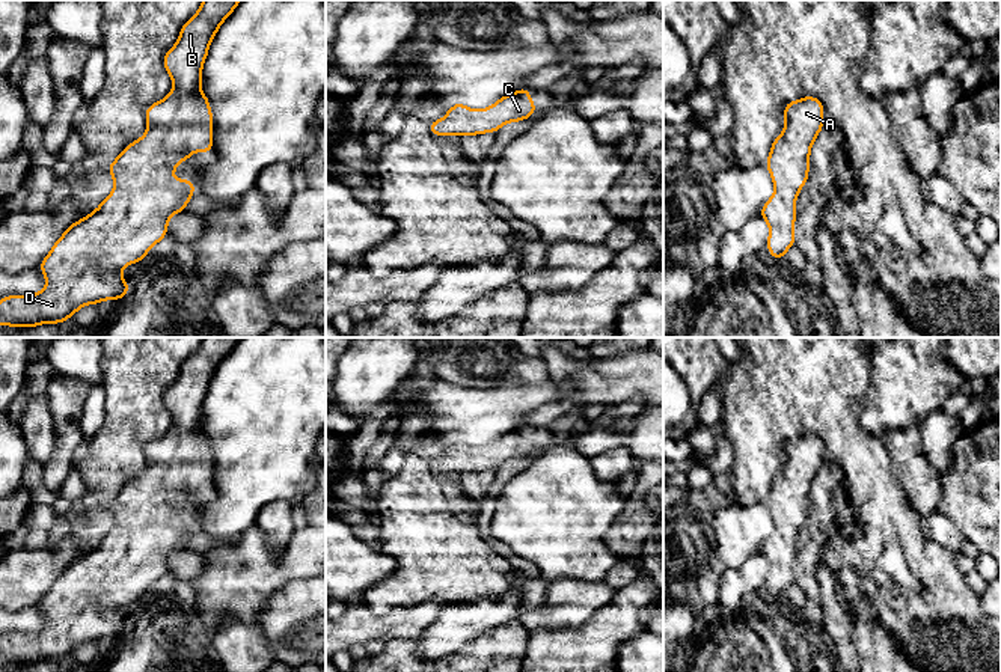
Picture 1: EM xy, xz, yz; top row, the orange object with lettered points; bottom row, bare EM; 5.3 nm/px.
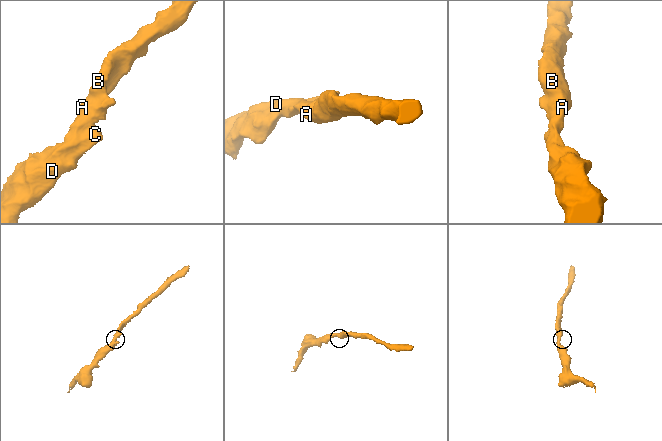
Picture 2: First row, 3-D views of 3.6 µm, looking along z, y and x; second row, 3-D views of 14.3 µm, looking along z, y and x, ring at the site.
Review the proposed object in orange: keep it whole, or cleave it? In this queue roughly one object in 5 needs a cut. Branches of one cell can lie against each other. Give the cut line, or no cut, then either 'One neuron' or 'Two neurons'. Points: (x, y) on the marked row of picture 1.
No split. One neuron

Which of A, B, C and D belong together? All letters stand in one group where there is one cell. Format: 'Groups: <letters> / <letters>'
Groups: A B C D

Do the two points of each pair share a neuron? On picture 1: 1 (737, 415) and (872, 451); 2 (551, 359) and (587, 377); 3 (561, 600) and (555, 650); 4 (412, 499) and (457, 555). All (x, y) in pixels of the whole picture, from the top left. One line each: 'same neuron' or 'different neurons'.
1: same neuron
2: same neuron
3: different neurons
4: same neuron

